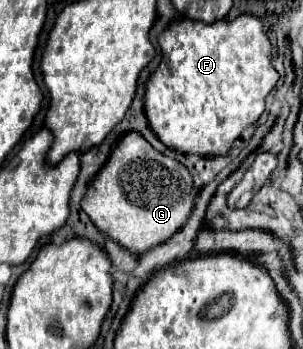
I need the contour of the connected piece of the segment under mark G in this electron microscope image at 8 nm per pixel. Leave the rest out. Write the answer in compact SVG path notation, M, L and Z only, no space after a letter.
M127 132L87 186L81 208L103 234L141 256L181 230L193 210L193 198L195 190L187 168L179 160L157 152L139 132Z

